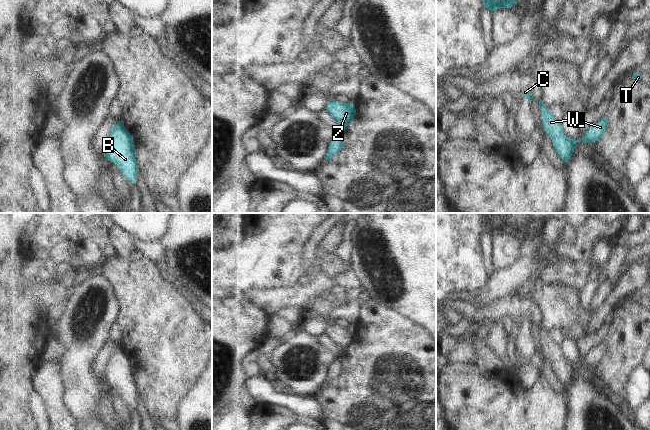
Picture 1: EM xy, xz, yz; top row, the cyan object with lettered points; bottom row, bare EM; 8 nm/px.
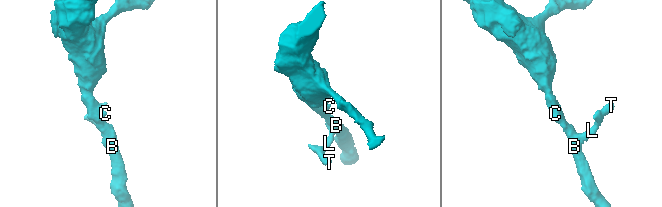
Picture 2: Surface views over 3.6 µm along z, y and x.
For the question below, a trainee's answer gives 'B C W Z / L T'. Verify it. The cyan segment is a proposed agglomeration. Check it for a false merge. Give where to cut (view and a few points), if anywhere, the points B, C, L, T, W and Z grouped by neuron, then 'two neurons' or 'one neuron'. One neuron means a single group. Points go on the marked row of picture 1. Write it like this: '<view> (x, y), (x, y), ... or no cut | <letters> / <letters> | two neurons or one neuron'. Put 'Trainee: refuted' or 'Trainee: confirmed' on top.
Trainee: refuted
no cut | B C L T W Z | one neuron

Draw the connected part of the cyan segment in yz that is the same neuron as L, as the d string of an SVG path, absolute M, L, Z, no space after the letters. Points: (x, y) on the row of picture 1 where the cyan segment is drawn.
M538 101L538 103L546 135L551 138L556 152L565 163L570 160L577 142L597 142L608 127L608 117L605 115L598 123L591 125L579 140L576 140L575 137L569 138L565 135L562 123L549 111L543 101Z

